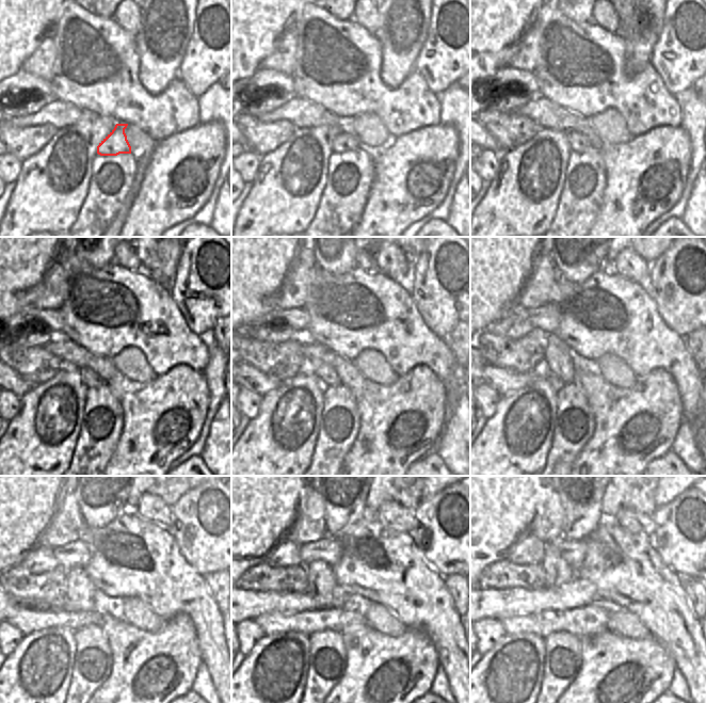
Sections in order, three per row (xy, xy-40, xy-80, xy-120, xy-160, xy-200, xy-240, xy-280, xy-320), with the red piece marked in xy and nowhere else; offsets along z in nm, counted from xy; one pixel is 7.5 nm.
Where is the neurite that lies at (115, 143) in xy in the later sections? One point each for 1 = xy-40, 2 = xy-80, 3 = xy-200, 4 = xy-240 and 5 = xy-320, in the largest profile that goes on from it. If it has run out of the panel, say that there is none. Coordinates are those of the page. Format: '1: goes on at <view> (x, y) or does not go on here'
1: goes on at xy-40 (345, 141)
2: goes on at xy-80 (578, 143)
3: goes on at xy-200 (558, 363)
4: goes on at xy-240 (80, 595)
5: goes on at xy-320 (558, 572)

